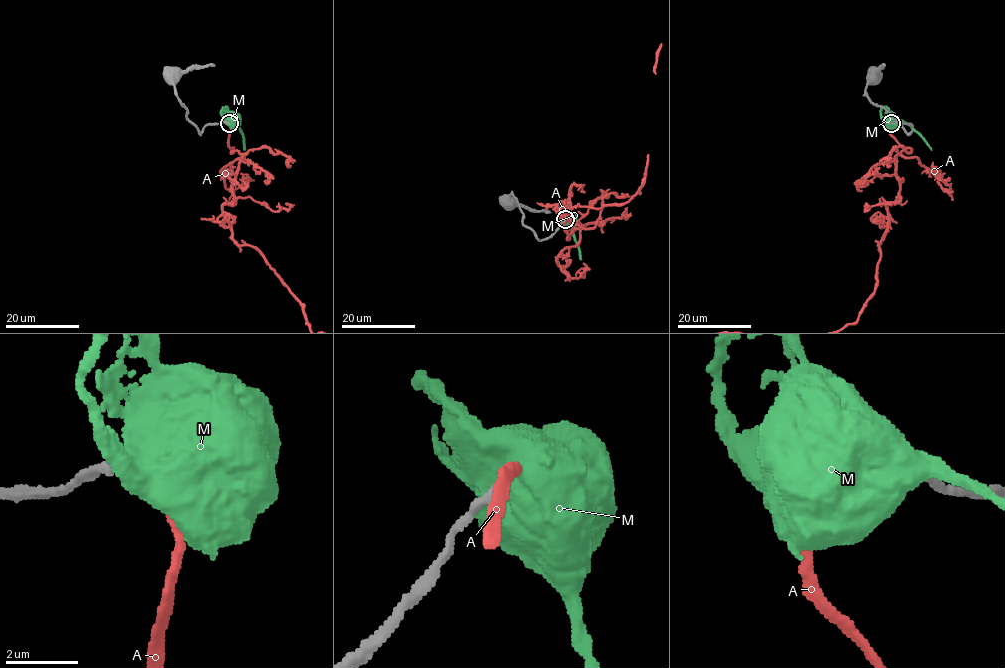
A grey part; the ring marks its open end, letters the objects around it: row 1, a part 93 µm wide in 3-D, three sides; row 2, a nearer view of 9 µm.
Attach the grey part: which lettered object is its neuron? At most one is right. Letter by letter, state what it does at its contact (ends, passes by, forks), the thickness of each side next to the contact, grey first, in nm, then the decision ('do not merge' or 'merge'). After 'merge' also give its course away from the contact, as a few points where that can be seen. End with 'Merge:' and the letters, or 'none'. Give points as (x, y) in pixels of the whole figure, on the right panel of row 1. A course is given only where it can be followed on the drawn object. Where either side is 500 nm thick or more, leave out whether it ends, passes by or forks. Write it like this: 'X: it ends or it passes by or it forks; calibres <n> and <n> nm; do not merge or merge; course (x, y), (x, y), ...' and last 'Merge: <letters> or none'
A: it ends; calibres 240 and 240 nm; merge
M: calibres 260 and 800 nm; do not merge
Merge: A

